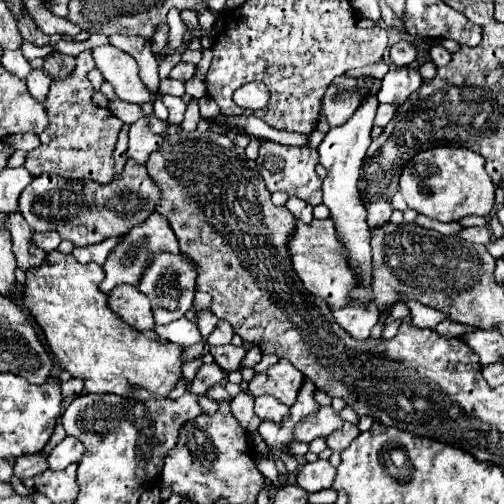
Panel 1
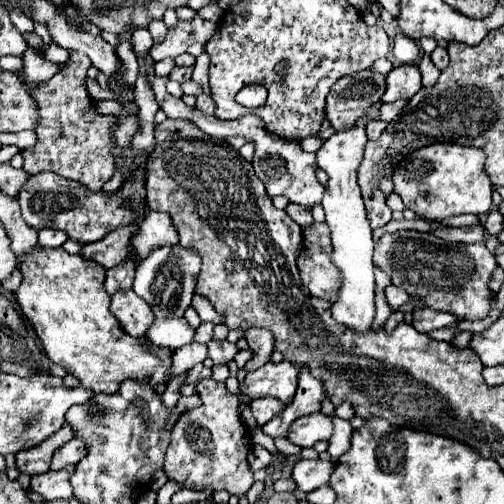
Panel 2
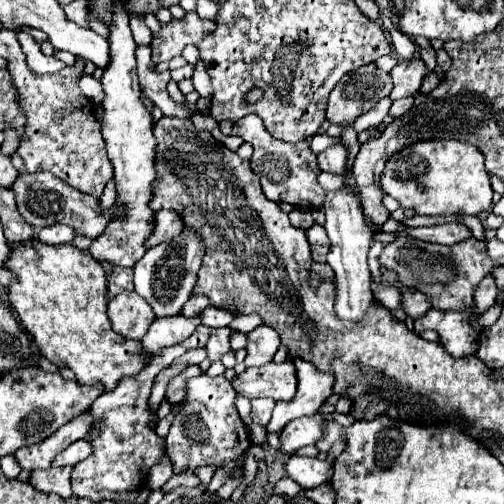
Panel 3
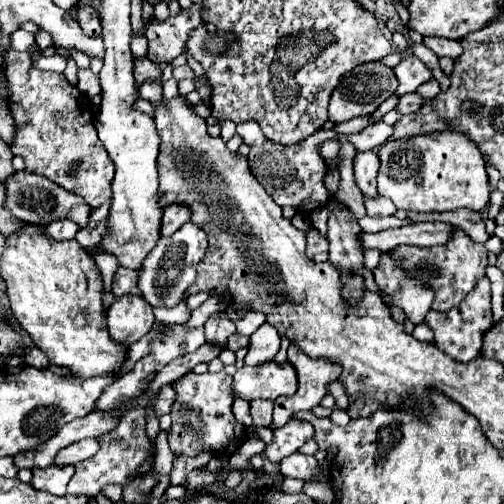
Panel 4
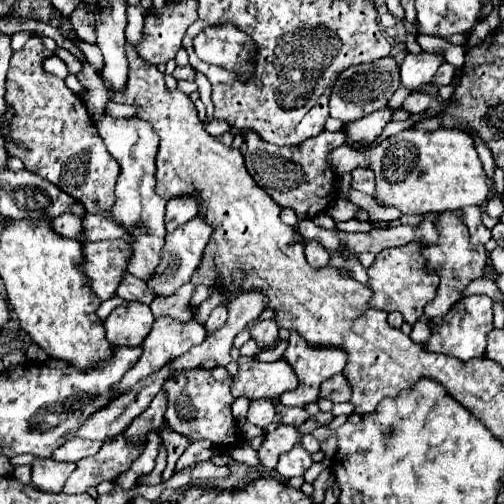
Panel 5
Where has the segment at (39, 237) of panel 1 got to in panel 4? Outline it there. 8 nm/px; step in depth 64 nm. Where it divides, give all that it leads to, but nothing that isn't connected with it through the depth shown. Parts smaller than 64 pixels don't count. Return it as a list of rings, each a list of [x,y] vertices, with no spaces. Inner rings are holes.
[[[54,220],[52,224],[46,226],[46,234],[56,238],[56,240],[68,240],[68,238],[74,238],[78,228],[80,226],[72,220]]]

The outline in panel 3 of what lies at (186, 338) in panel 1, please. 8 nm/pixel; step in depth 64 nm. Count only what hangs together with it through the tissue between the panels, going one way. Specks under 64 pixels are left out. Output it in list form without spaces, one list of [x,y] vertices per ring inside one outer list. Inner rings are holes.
[[[196,314],[194,318],[186,316],[172,316],[172,318],[156,318],[148,330],[148,334],[140,340],[142,350],[146,354],[158,352],[160,348],[168,348],[184,338],[188,338],[196,326],[202,324],[202,316]]]

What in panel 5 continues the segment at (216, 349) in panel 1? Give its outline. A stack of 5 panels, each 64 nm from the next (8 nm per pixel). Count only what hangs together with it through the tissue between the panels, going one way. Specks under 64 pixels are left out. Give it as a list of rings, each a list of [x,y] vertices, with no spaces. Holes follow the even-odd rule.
[[[218,304],[212,312],[210,312],[210,316],[208,316],[208,320],[206,320],[206,330],[208,332],[214,332],[216,328],[220,328],[220,326],[224,326],[224,322],[226,322],[226,304]]]

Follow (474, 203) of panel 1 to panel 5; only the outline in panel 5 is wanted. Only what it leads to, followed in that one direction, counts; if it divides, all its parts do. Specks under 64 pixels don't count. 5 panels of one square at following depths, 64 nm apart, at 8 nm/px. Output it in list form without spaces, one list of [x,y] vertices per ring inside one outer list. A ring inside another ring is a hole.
[[[410,128],[404,132],[398,132],[394,136],[384,138],[380,144],[366,152],[352,150],[348,146],[334,148],[330,152],[330,164],[336,172],[352,172],[354,168],[368,168],[376,176],[376,192],[374,200],[384,206],[394,206],[402,214],[430,214],[430,212],[444,212],[444,210],[458,210],[466,206],[482,206],[488,196],[488,184],[486,184],[486,172],[482,168],[482,162],[476,154],[474,140],[468,132],[458,128],[438,128],[434,132]]]

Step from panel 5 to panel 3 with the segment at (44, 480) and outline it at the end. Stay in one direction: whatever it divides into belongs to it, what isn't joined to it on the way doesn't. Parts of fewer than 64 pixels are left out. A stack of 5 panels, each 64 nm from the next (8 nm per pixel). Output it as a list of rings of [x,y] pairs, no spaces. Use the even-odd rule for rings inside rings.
[[[72,466],[34,470],[32,478],[30,478],[30,484],[40,492],[54,492],[62,498],[68,498],[72,494],[70,474],[72,474]]]

